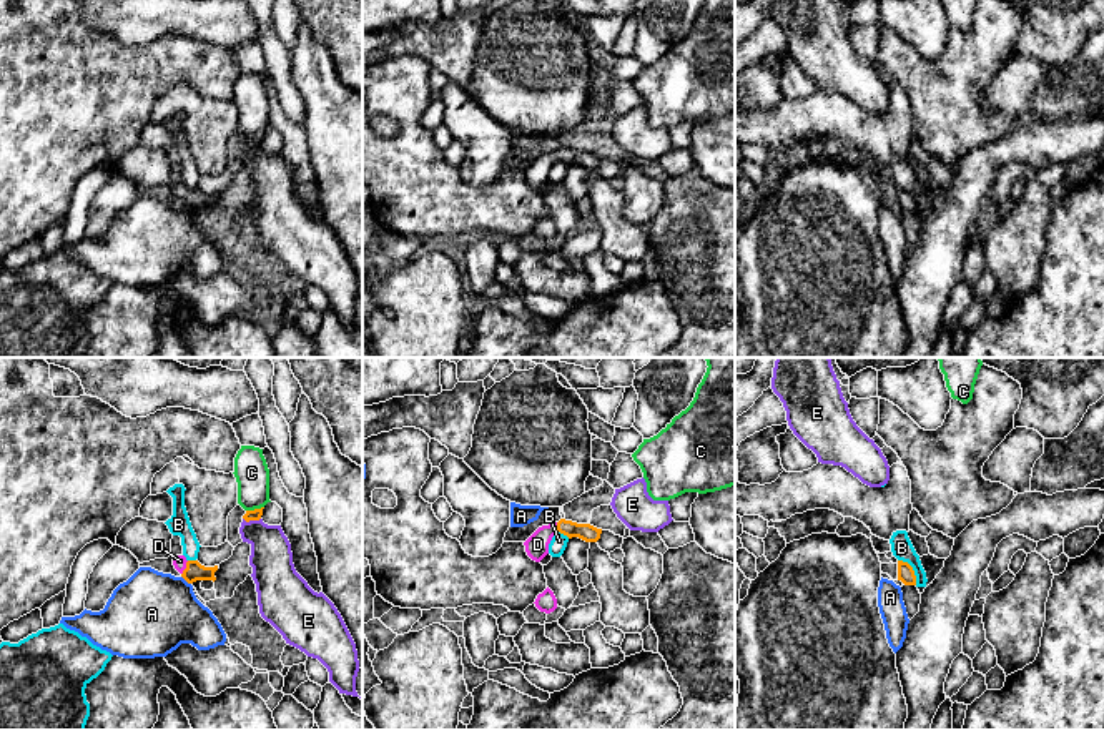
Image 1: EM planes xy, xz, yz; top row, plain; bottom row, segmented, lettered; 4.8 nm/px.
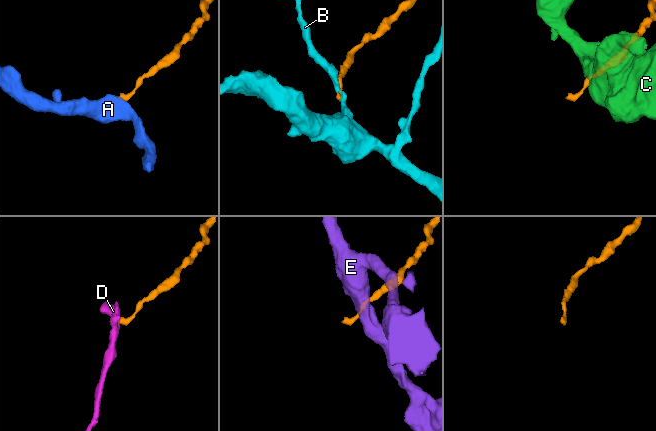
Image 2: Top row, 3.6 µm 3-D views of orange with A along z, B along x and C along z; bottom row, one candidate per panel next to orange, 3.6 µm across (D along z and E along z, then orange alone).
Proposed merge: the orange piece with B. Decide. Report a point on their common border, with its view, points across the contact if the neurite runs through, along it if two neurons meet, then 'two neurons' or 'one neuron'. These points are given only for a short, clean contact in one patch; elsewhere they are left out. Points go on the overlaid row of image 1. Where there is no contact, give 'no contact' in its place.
yz (911, 569) | along yz (898, 559), (911, 567), (916, 584) | two neurons

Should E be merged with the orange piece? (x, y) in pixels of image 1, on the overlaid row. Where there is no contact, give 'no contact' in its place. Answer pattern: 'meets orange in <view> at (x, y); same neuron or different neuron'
meets orange in xy at (251, 519); different neuron

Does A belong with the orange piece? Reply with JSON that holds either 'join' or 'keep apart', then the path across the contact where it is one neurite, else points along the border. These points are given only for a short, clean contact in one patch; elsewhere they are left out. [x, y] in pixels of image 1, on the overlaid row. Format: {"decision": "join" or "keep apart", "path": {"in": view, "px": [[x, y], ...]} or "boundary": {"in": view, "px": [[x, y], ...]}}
{"decision": "keep apart", "boundary": {"in": "xy", "px": [[182, 576], [190, 584]]}}

